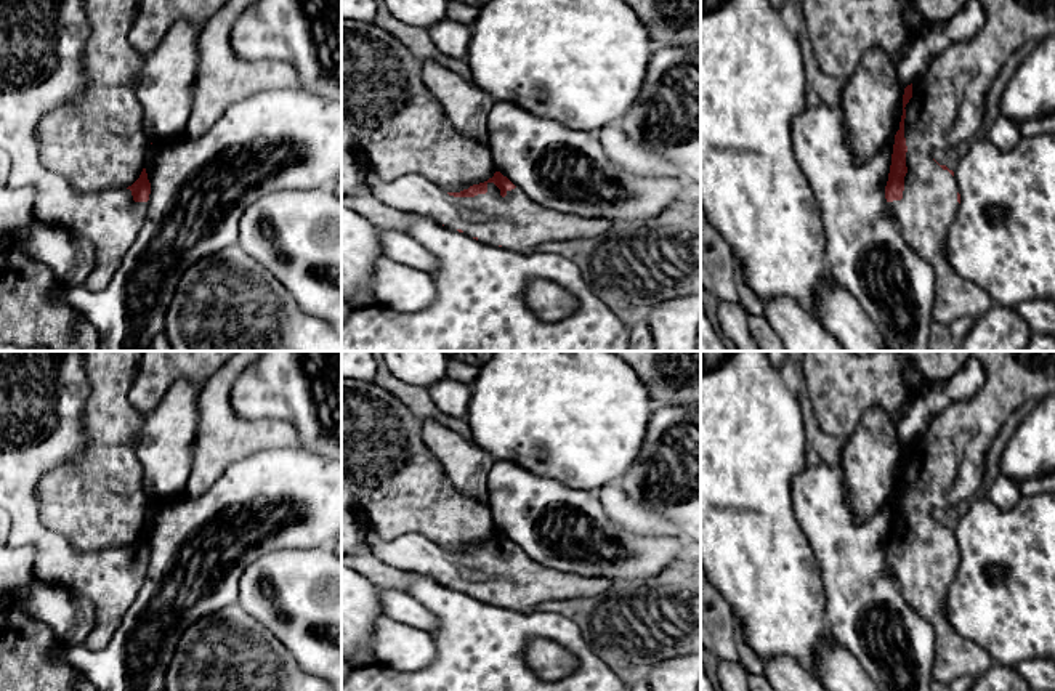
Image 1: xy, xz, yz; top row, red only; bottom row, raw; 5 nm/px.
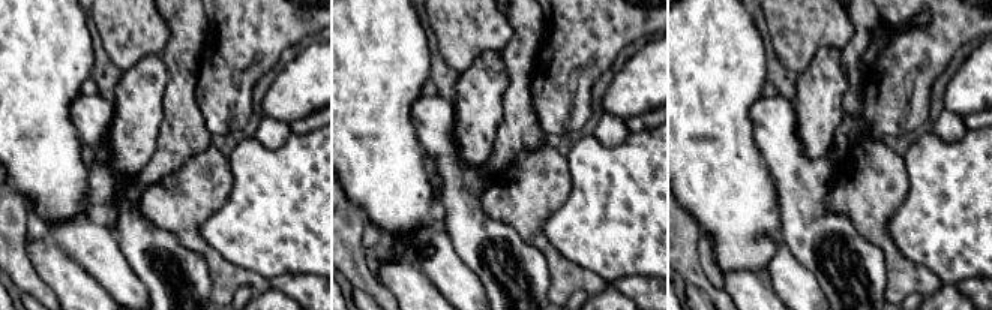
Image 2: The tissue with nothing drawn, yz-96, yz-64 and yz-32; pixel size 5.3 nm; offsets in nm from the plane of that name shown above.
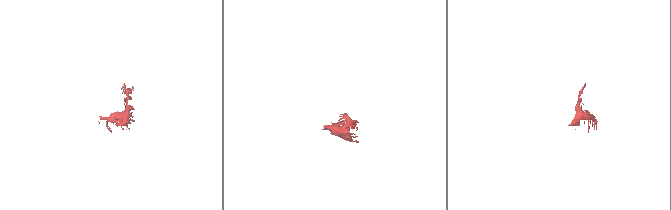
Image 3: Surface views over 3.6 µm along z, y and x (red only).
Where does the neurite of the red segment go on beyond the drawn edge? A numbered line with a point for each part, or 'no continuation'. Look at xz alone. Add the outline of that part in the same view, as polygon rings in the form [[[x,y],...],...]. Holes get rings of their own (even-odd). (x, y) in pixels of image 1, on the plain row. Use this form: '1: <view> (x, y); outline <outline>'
1: xz (515, 581); outline [[[422,534],[382,540],[369,537],[372,553],[391,568],[430,576],[449,588],[462,588],[491,604],[532,612],[545,601],[600,595],[611,587],[606,577],[577,576],[542,566],[519,547],[500,555],[494,542],[475,556],[454,556]]]

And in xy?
1: xy (42, 393); outline [[[0,351],[0,508],[10,519],[10,547],[35,548],[37,577],[67,585],[90,598],[95,627],[85,640],[91,651],[103,649],[138,596],[148,561],[135,561],[127,547],[82,553],[63,535],[45,529],[38,518],[35,486],[38,479],[80,455],[88,434],[82,412],[88,398],[85,351]]]

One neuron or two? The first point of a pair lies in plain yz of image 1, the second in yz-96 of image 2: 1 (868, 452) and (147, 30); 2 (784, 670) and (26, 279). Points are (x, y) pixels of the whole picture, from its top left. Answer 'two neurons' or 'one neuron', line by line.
1: two neurons
2: two neurons

